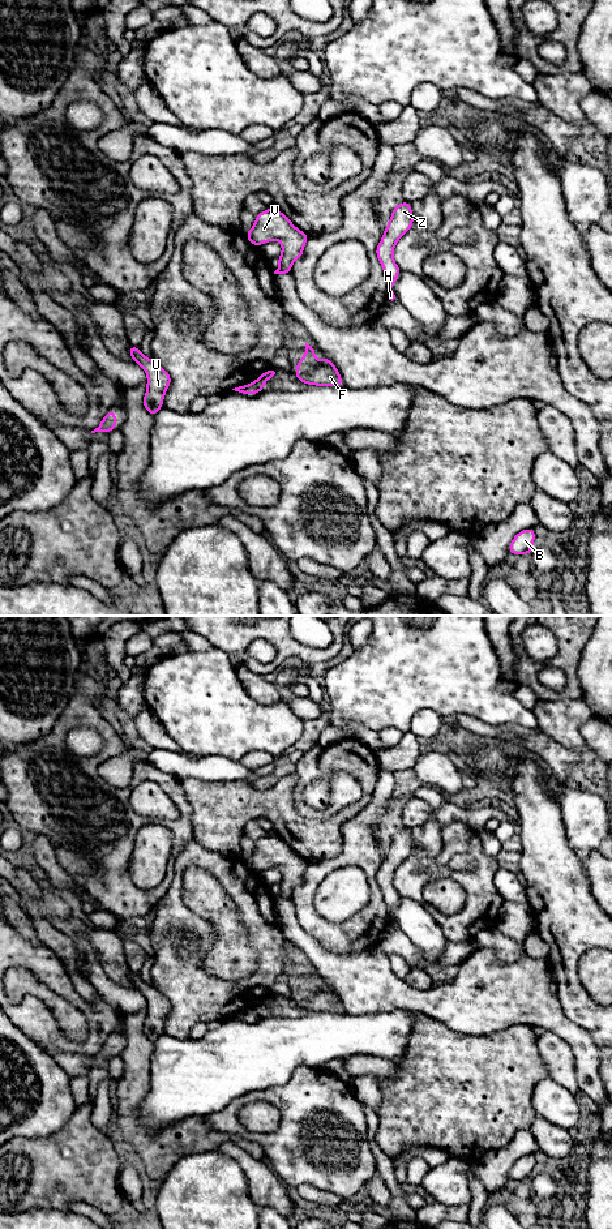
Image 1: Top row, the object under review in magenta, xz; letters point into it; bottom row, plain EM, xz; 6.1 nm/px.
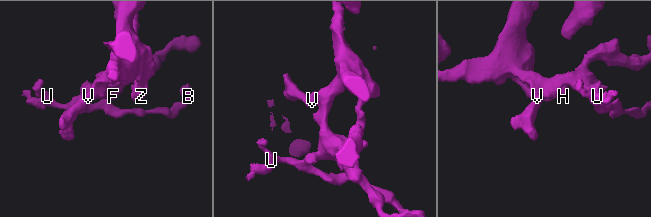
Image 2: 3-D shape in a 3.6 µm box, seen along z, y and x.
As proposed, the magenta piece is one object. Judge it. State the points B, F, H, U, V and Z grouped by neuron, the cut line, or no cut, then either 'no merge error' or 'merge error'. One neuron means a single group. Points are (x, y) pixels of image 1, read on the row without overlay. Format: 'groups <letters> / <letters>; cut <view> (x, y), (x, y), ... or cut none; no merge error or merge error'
groups B U / F H V Z; cut xz (248, 1011), (255, 1019); merge error

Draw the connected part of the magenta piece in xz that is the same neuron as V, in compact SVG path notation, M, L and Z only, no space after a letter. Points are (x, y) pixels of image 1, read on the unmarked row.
M273 832L256 842L254 851L245 862L253 873L273 866L279 868L282 879L274 900L290 900L292 890L303 882L309 861L296 855L283 839Z

